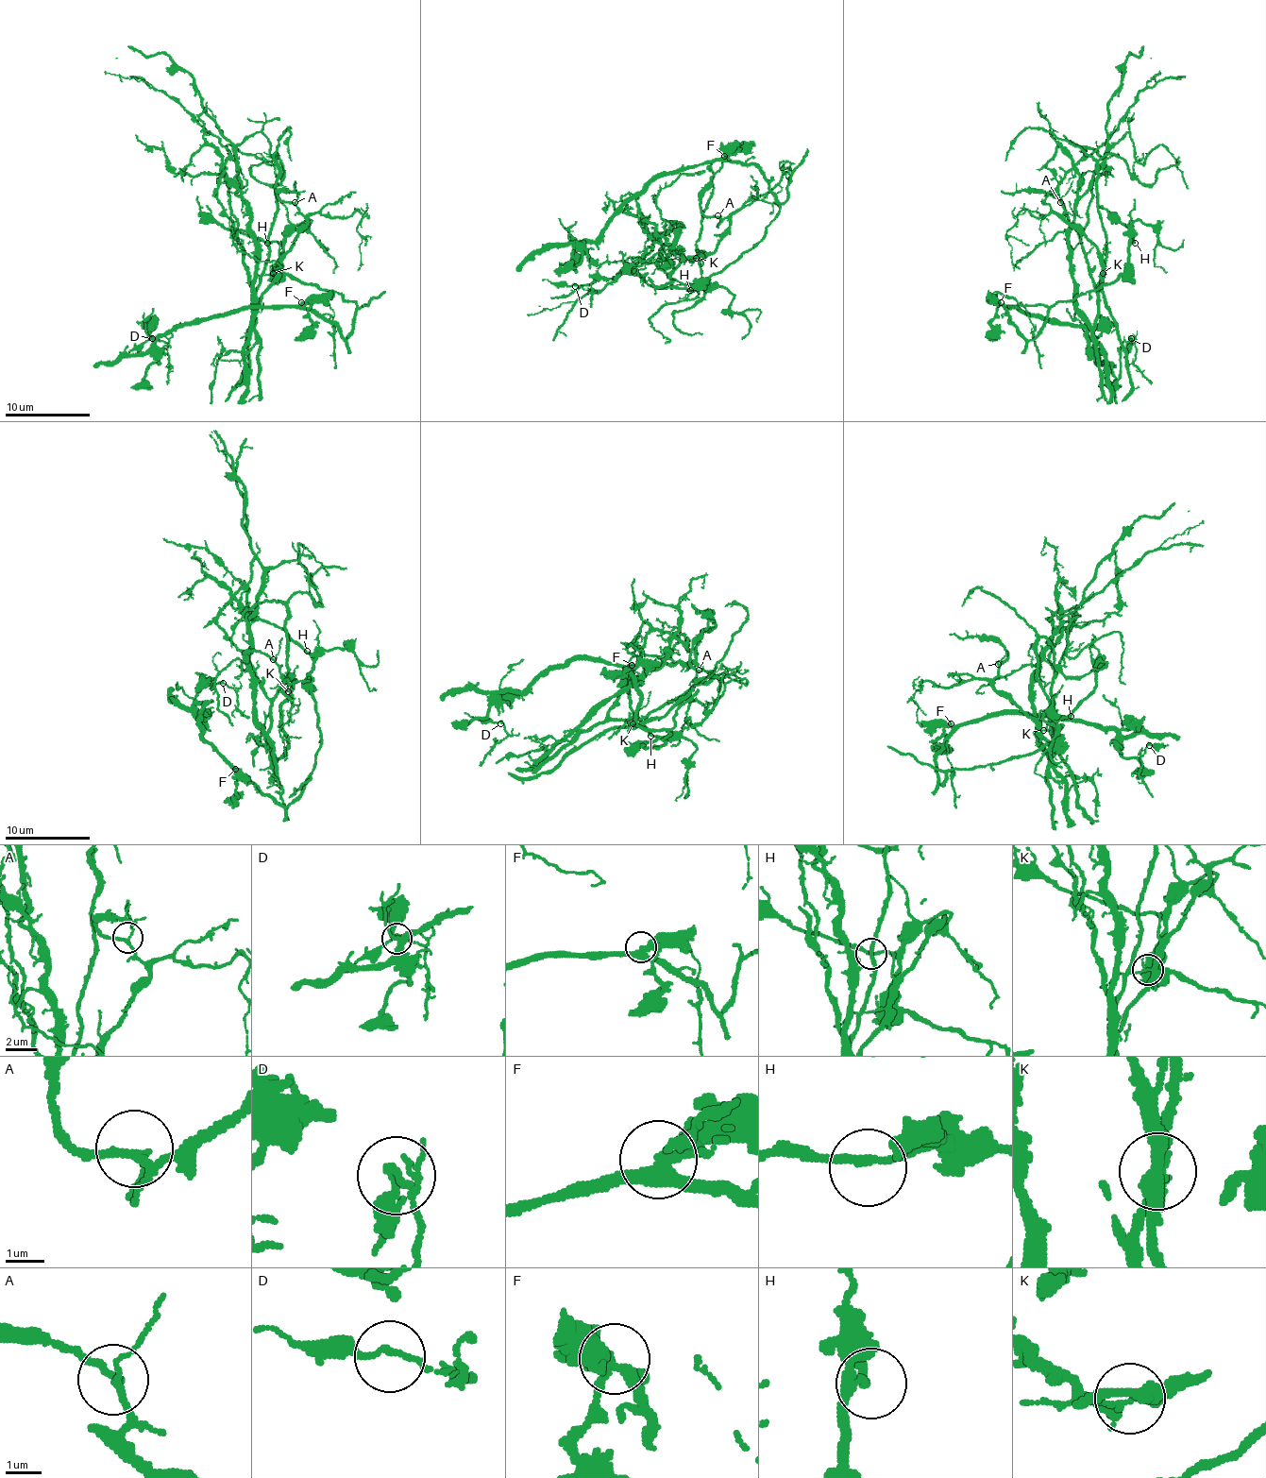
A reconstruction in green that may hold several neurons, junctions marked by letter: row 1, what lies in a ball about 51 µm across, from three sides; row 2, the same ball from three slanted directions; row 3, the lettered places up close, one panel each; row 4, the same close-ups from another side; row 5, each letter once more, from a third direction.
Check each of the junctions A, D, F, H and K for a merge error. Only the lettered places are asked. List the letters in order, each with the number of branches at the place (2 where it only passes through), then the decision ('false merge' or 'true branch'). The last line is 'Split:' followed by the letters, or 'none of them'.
A: branches 3; true branch
D: branches 2; true branch
F: branches 3; true branch
H: branches 2; true branch
K: branches 3; false merge
Split: K

